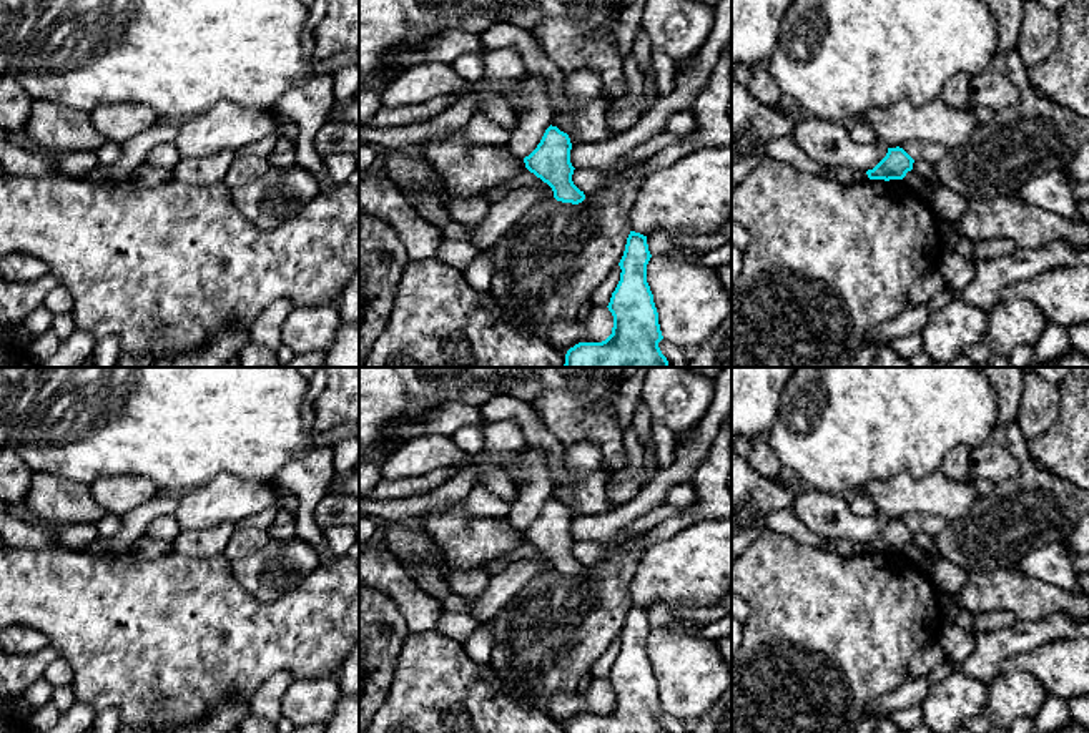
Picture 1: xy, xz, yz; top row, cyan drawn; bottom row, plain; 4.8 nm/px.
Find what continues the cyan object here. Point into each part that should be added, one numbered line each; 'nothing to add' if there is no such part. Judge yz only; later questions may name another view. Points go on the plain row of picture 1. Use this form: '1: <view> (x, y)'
nothing to add

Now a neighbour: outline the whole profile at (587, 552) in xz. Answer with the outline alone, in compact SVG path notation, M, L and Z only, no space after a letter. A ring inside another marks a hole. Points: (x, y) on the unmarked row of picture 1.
M579 540L574 542L572 547L574 557L584 565L599 562L607 555L609 550L610 547L605 547L604 544L594 540Z

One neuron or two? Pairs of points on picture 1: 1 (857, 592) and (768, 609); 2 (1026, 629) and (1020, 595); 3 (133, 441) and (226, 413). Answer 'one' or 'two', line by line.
1: one
2: two
3: one

